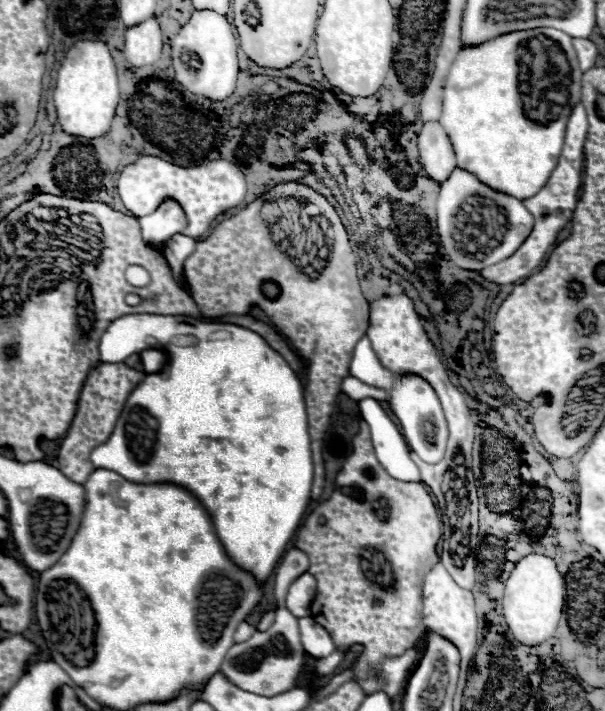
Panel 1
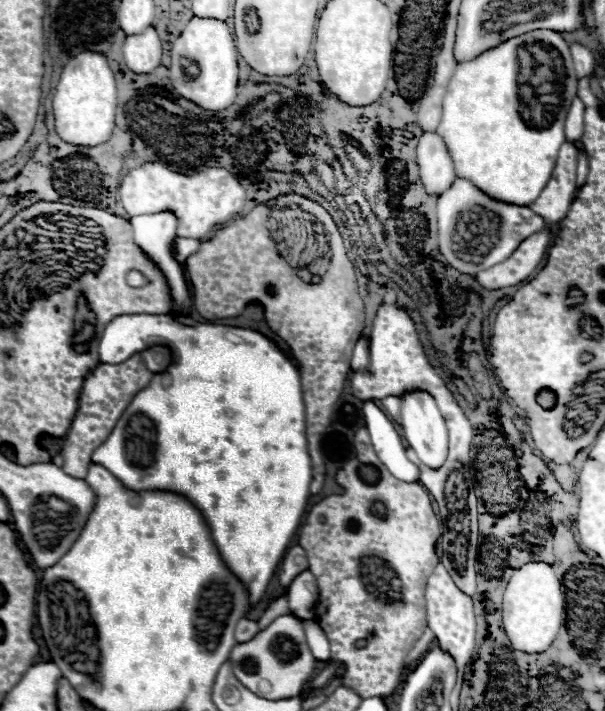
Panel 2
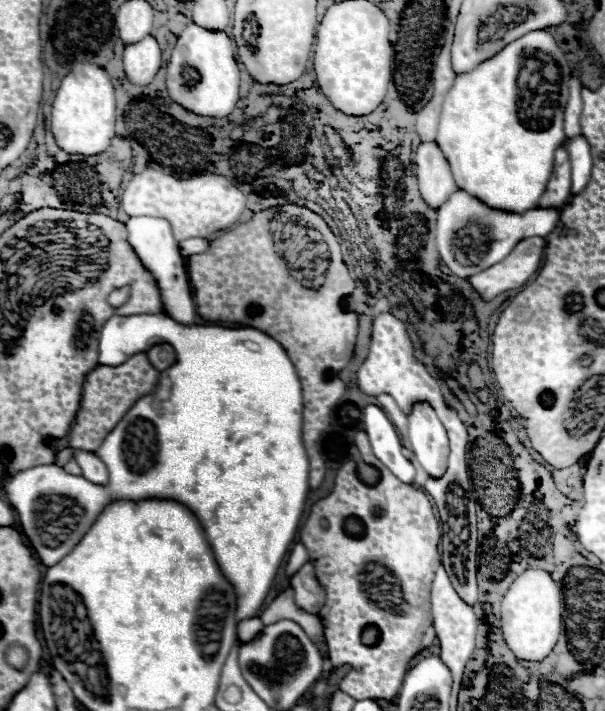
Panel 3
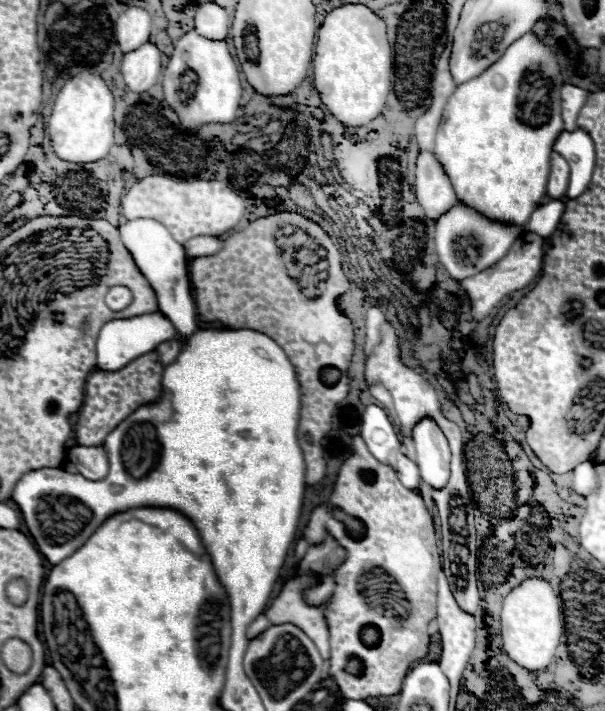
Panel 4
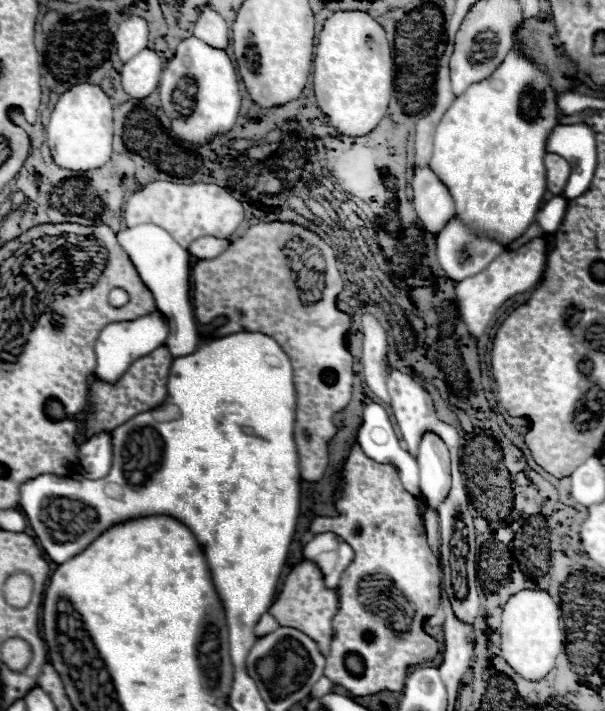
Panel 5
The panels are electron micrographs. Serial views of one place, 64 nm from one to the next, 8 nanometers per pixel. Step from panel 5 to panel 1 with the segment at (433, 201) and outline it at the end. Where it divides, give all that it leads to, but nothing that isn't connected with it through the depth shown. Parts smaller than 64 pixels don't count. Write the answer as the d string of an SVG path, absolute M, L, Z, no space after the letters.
M426 122L418 136L422 164L432 180L444 182L456 166L456 154L440 122Z

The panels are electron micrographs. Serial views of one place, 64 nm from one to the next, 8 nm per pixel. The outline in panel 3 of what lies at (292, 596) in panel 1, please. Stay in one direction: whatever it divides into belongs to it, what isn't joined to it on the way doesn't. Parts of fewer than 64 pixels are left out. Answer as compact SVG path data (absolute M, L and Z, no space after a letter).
M304 564L290 579L290 586L294 590L294 600L298 608L304 608L304 612L318 614L324 606L324 592L314 576L312 564Z

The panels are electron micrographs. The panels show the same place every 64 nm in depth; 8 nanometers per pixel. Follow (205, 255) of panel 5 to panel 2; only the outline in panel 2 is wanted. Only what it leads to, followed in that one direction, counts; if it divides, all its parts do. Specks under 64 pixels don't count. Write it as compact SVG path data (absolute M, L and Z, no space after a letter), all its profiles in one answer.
M176 236L176 238L174 238L174 242L172 242L172 252L174 252L176 260L184 262L188 256L192 256L192 254L198 250L198 246L200 246L200 242L198 242L198 240Z

